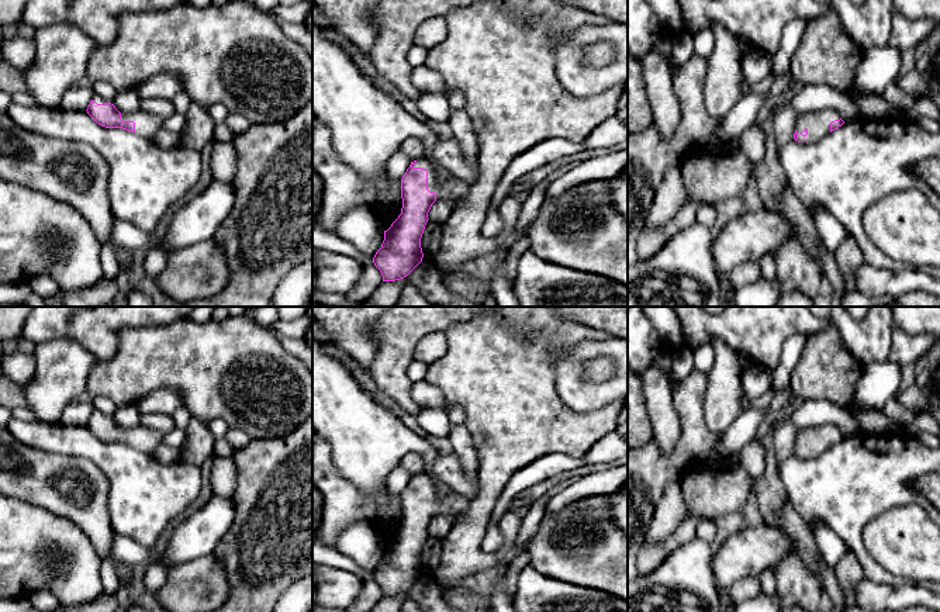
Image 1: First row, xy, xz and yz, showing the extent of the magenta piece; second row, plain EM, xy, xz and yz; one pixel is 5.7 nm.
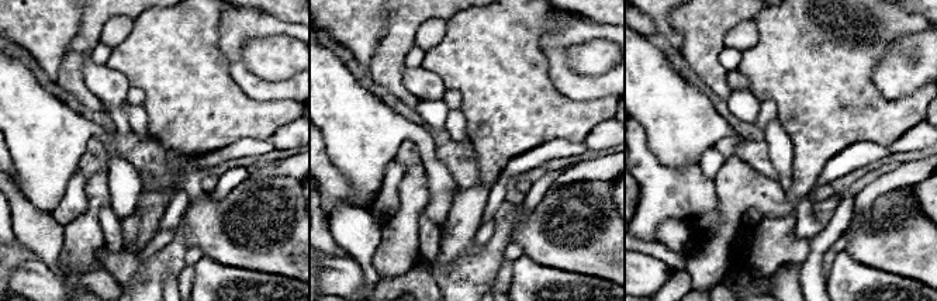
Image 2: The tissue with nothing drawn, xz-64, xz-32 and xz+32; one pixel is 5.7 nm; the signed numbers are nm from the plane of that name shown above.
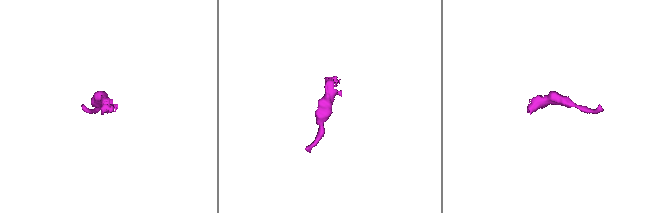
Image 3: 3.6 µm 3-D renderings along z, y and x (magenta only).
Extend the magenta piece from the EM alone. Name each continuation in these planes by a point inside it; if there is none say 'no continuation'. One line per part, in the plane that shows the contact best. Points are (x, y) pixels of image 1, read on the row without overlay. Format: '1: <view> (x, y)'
1: xz (455, 505)

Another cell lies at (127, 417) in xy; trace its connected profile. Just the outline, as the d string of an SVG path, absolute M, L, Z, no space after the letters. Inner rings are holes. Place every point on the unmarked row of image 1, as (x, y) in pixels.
M129 402L118 405L113 418L121 429L131 429L139 425L141 414L138 404Z

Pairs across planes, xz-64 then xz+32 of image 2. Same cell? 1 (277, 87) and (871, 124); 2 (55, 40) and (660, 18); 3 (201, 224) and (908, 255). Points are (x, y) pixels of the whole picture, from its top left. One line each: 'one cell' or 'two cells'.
1: two cells
2: one cell
3: one cell

